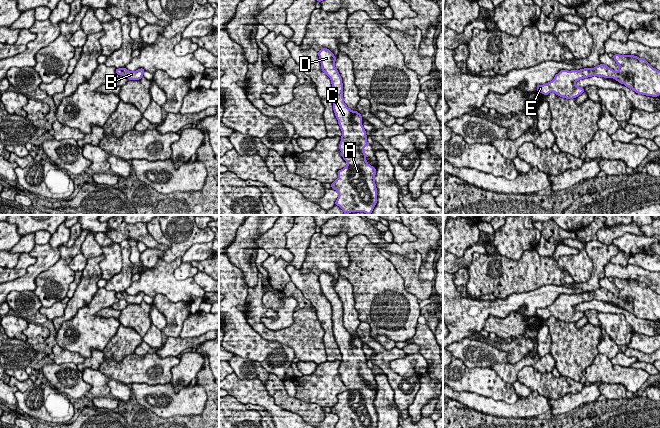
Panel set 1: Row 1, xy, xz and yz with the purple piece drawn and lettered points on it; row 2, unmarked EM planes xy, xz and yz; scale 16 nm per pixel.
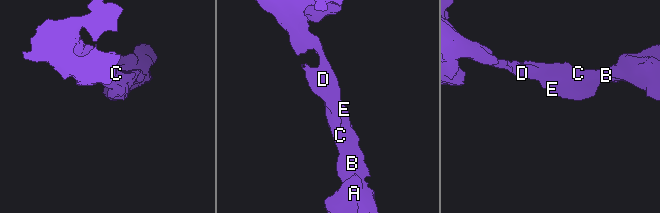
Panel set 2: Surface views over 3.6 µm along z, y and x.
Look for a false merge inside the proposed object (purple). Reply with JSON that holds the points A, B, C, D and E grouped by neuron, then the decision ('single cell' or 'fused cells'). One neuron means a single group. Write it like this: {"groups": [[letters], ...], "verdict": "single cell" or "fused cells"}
{"groups": [["A", "B", "C", "D", "E"]], "verdict": "single cell"}

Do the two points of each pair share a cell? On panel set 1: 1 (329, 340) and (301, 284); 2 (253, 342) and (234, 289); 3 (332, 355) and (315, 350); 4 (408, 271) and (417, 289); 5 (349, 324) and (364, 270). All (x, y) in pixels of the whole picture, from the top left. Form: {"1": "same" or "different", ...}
{"1": "same", "2": "same", "3": "different", "4": "same", "5": "different"}

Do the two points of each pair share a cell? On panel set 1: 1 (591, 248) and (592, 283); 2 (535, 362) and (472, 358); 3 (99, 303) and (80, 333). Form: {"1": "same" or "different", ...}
{"1": "same", "2": "same", "3": "same"}

